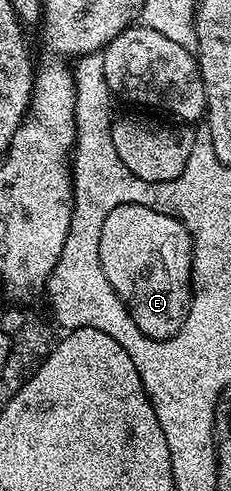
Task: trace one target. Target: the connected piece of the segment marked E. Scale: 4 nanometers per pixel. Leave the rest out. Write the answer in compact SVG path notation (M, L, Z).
M147 204L147 216L161 216L163 230L179 230L181 232L179 236L183 236L183 240L189 240L189 254L185 256L185 258L189 258L189 262L187 262L189 268L187 268L185 282L181 284L181 292L177 290L177 286L171 286L169 252L157 252L157 250L161 250L161 248L157 248L157 242L137 242L139 238L133 238L133 230L127 230L127 226L133 222L127 222L127 220L119 222L115 226L125 226L125 228L113 228L113 230L111 228L107 230L107 222L105 222L105 228L101 230L101 236L105 234L105 238L101 238L101 256L103 256L107 276L111 278L115 288L119 288L119 292L133 304L135 320L131 324L137 330L137 334L167 336L167 334L175 332L179 324L185 324L185 316L195 306L195 300L197 300L195 236L191 232L191 228L187 226L183 214L173 212L173 208L167 208L167 204L165 204L165 210L159 210L157 206Z

